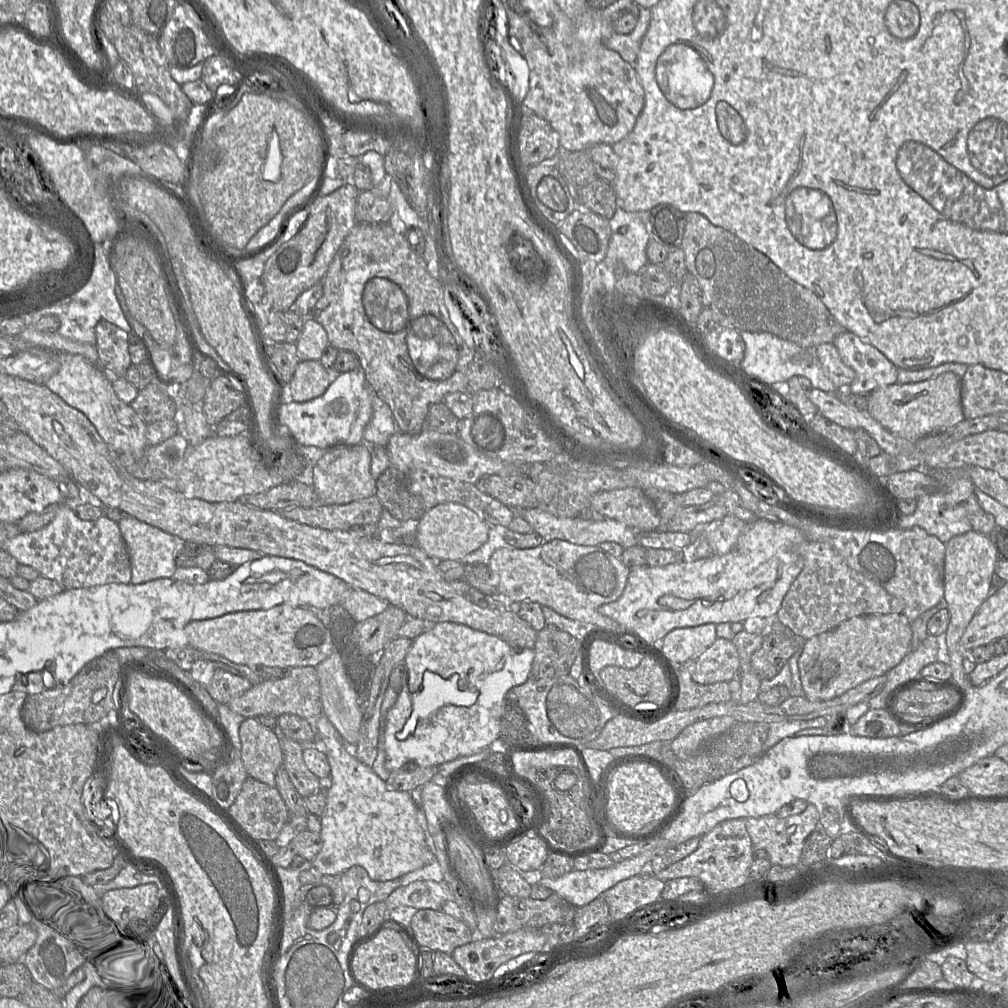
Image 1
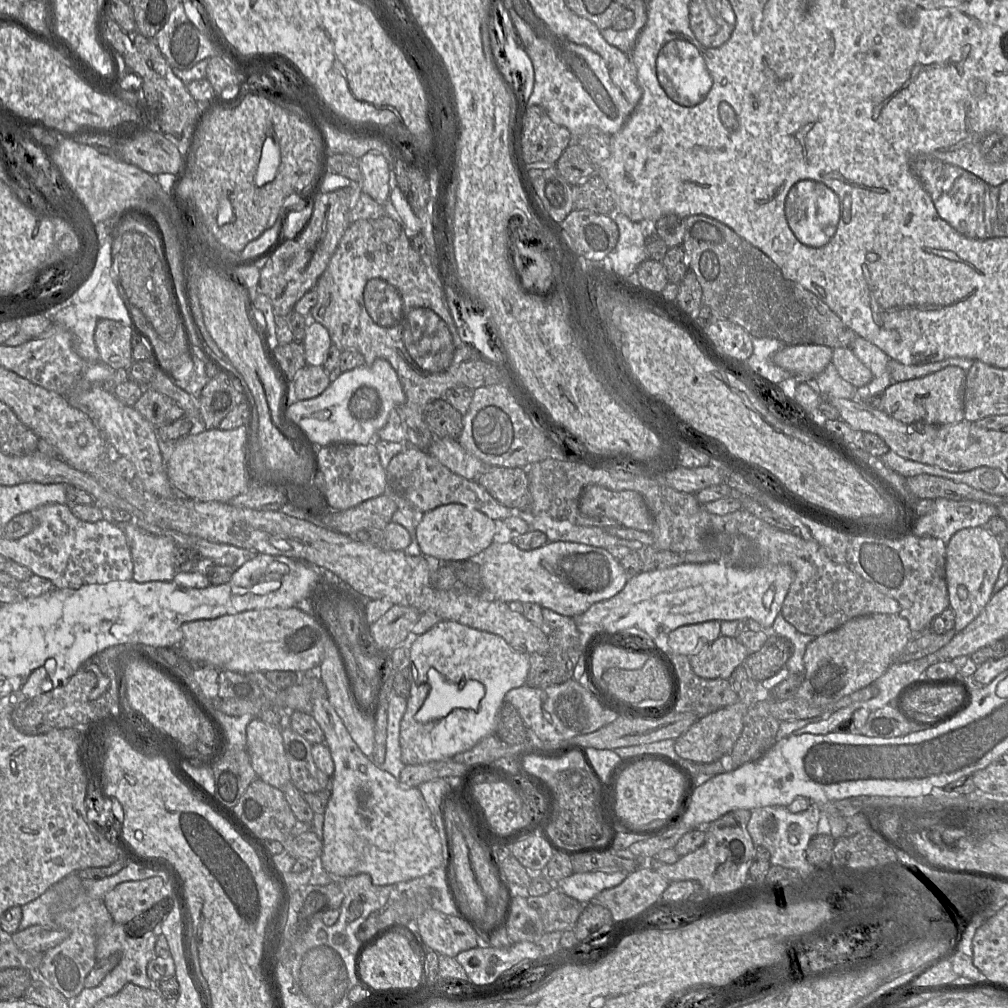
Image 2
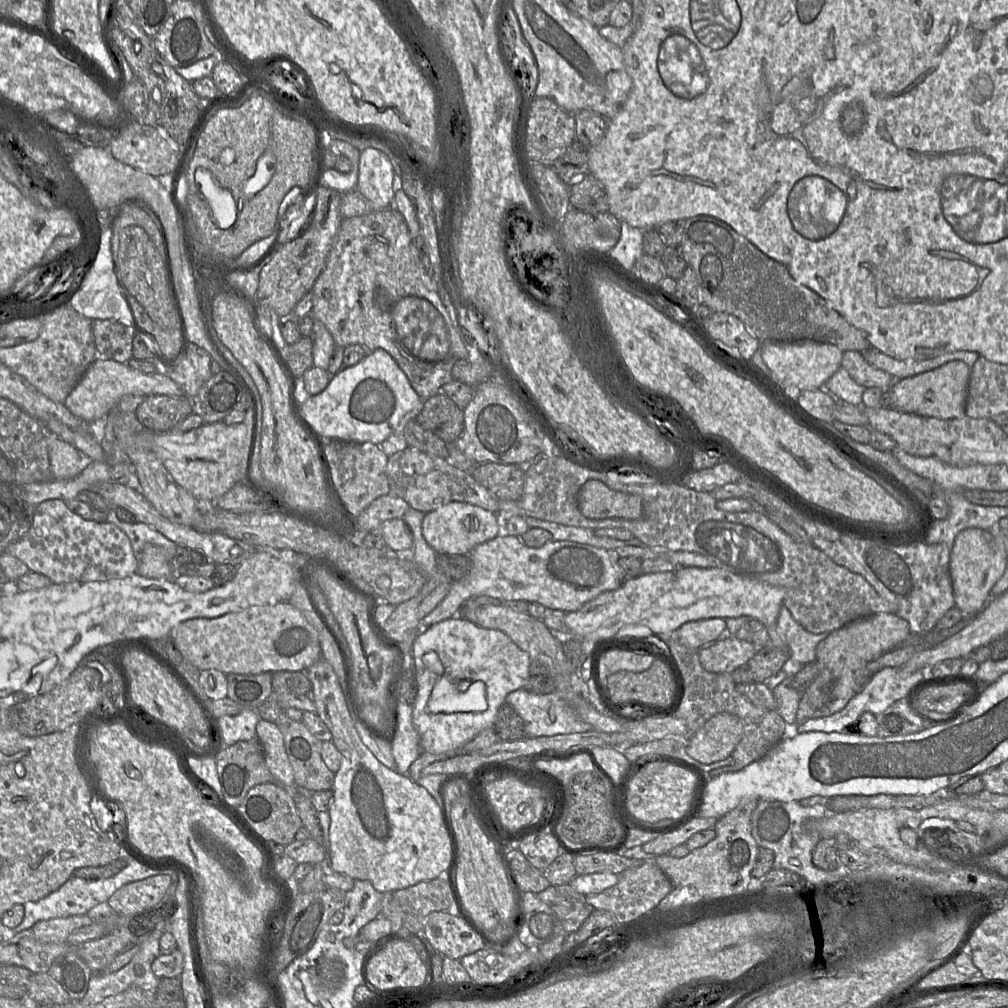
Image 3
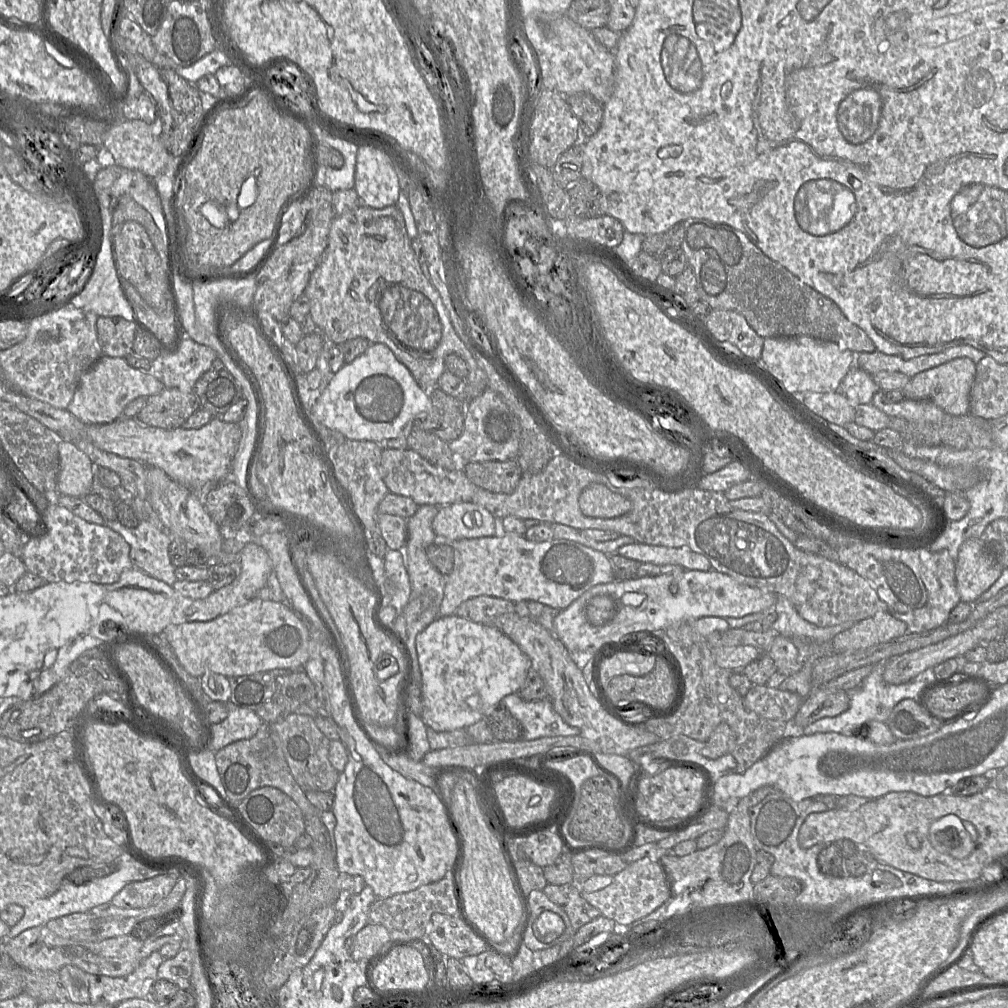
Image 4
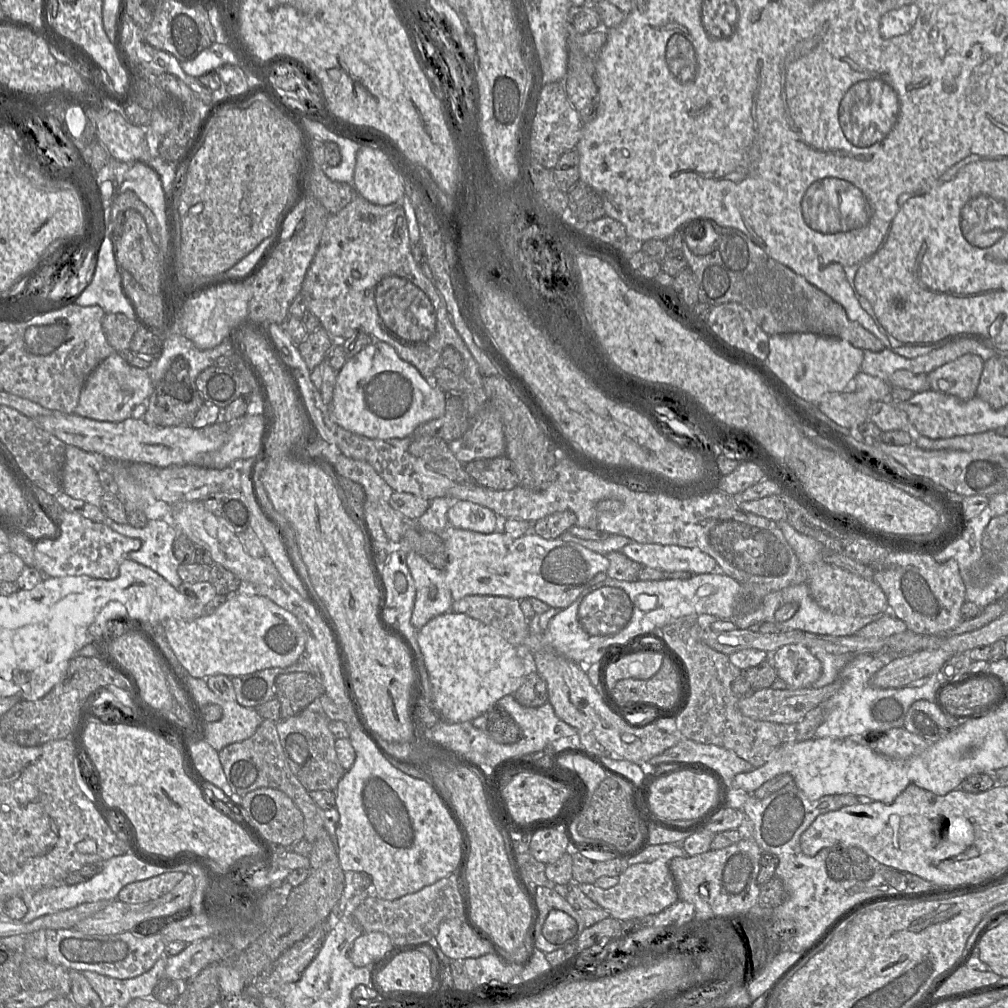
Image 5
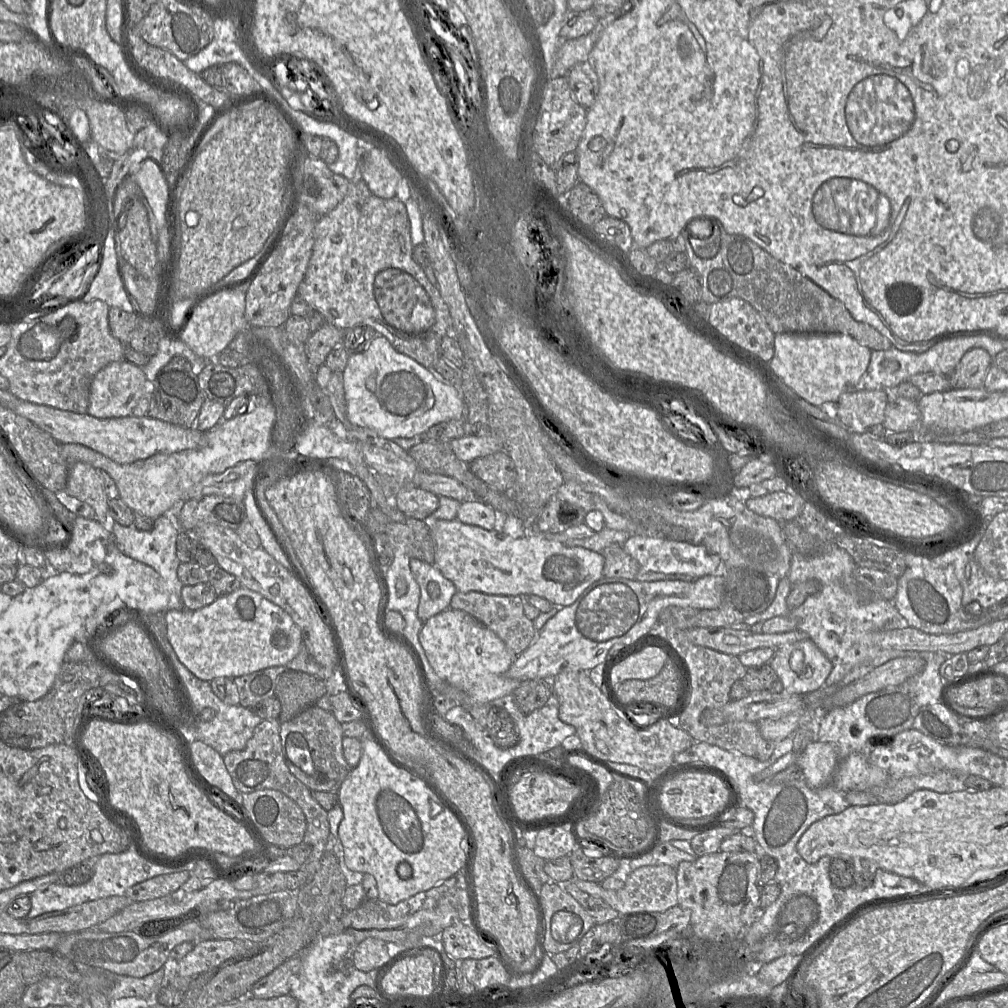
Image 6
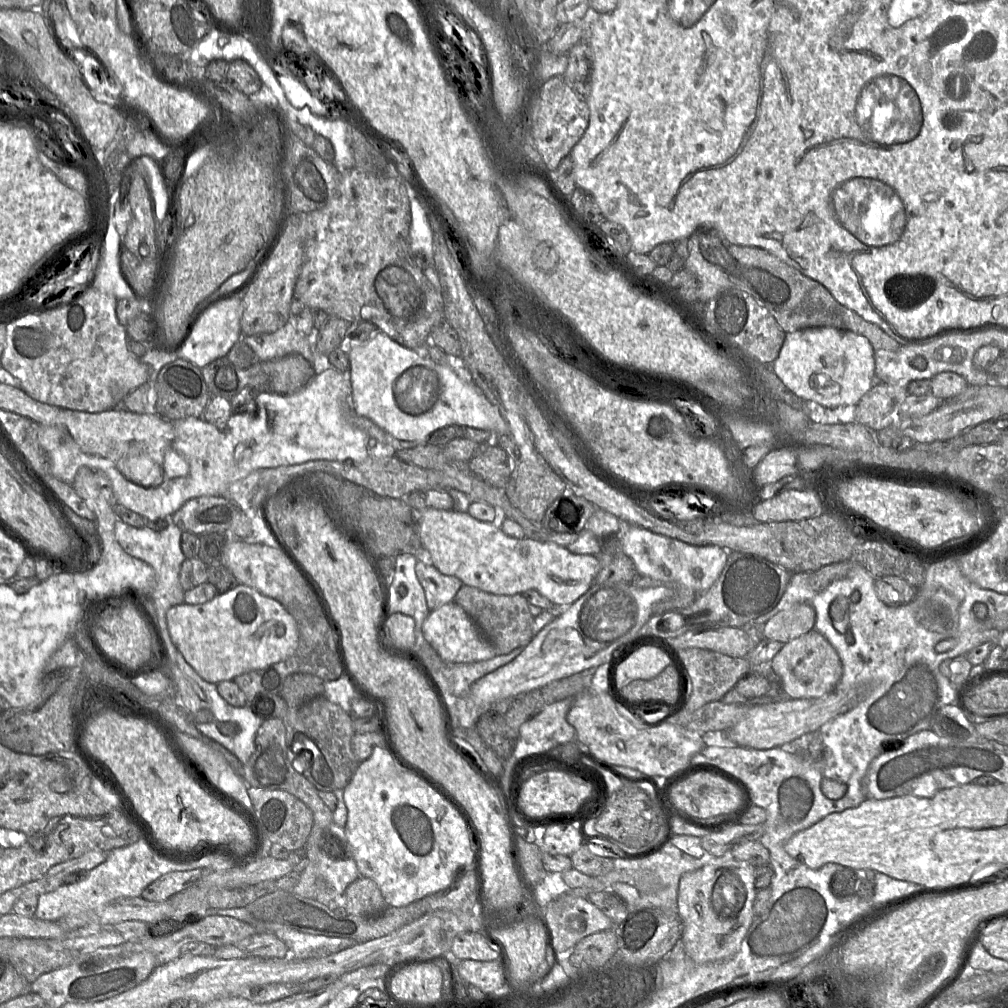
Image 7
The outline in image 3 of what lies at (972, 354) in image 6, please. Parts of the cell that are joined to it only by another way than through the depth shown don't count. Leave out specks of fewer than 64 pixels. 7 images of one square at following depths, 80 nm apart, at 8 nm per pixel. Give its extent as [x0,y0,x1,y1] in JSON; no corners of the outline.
[888,360,971,420]

